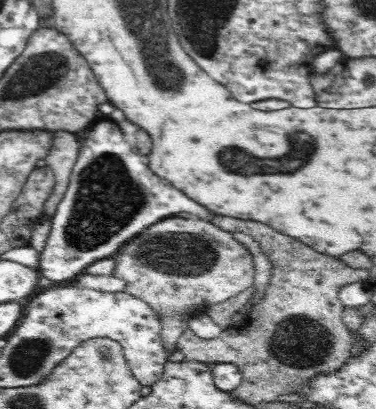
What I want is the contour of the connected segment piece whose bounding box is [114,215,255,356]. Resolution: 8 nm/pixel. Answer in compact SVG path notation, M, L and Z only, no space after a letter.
M187 215L169 217L150 226L138 237L122 245L114 258L114 276L126 282L124 291L150 304L151 310L158 315L158 320L162 324L162 343L168 356L177 350L176 344L182 332L188 328L192 309L197 314L203 312L209 304L228 300L239 292L244 292L244 289L253 286L255 275L255 263L250 252L233 237L232 233L218 228L213 223Z

